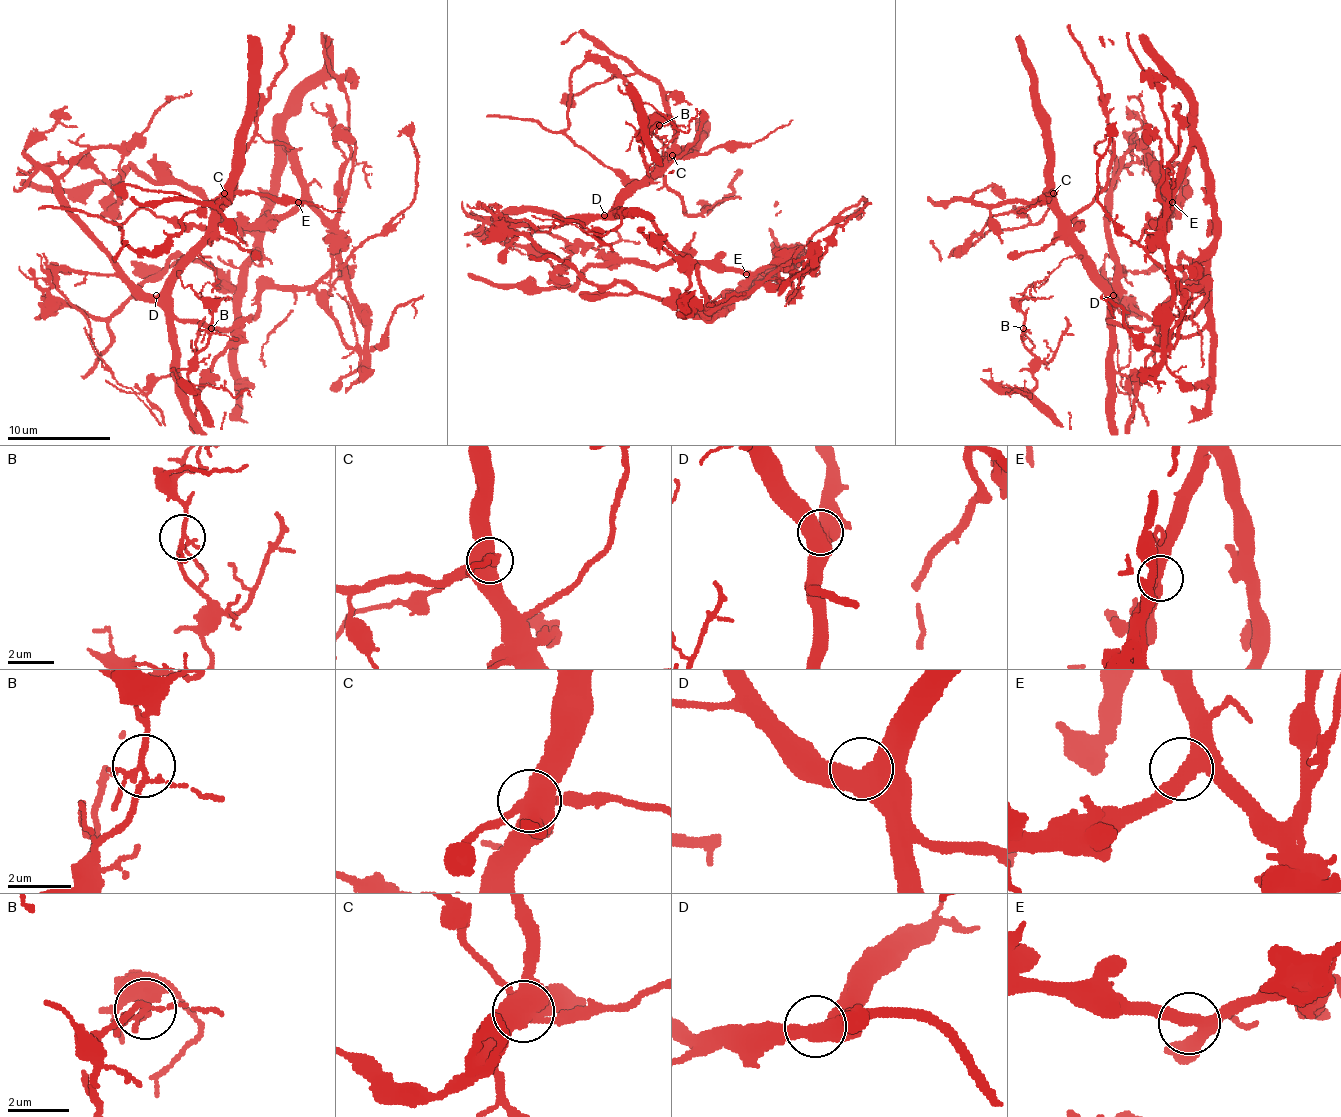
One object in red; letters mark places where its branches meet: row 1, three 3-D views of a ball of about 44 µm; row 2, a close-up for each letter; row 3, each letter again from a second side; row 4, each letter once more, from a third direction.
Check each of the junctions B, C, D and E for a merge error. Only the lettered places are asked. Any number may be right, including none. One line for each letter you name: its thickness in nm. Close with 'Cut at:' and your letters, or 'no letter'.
C: Thickness 480 nm
Cut at: C

